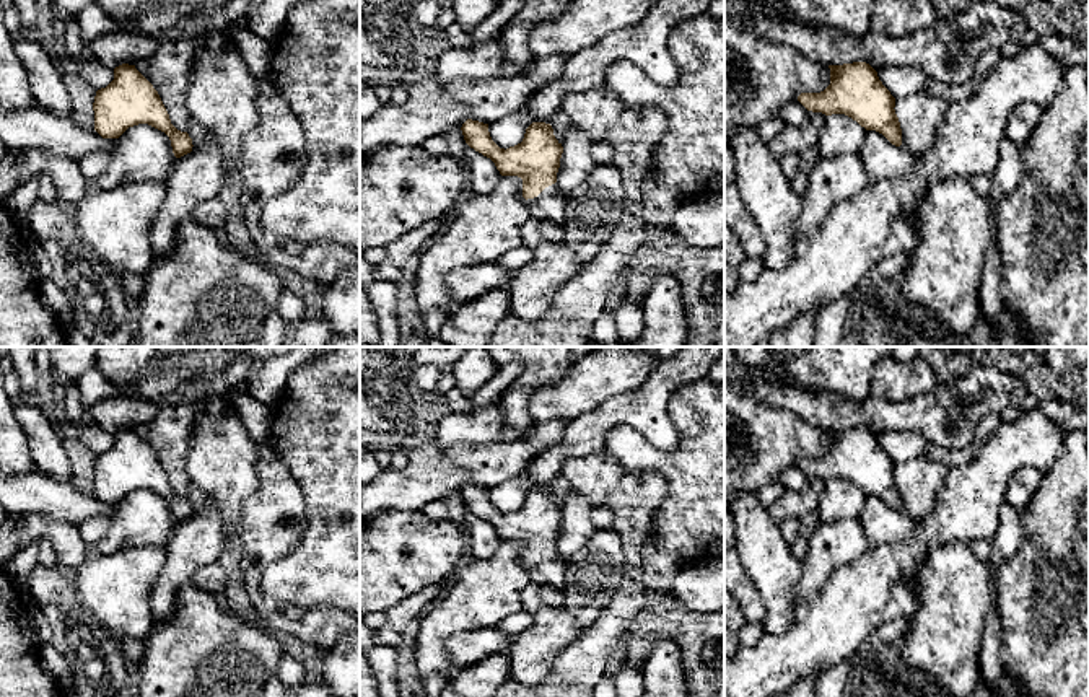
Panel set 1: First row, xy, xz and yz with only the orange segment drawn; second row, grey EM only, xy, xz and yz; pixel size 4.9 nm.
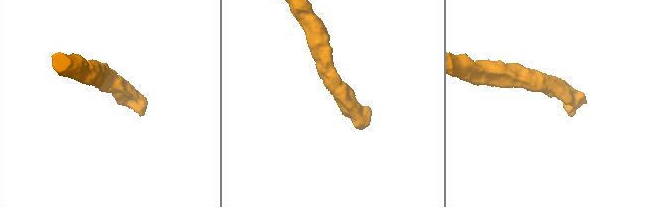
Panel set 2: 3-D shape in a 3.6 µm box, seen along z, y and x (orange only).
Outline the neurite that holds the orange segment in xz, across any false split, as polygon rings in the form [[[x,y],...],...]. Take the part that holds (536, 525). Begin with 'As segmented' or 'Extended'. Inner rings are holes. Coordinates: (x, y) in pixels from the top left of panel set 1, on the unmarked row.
Extended. [[[467,484],[461,495],[466,508],[490,523],[501,541],[523,544],[523,562],[531,581],[563,590],[566,560],[555,549],[563,511],[550,489],[532,487],[523,506],[506,515],[492,505],[488,489]]]

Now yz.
As segmented. [[[866,427],[829,430],[830,449],[820,458],[801,458],[798,466],[812,477],[845,479],[866,495],[882,498],[892,510],[902,510],[895,462]]]

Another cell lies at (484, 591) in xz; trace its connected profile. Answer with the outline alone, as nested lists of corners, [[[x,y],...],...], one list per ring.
[[[501,541],[498,549],[487,559],[467,557],[453,576],[453,583],[435,601],[433,609],[420,620],[415,637],[415,663],[422,679],[430,674],[456,676],[457,668],[451,660],[446,642],[457,632],[488,630],[505,617],[523,611],[521,593],[531,583],[523,562],[523,544]]]

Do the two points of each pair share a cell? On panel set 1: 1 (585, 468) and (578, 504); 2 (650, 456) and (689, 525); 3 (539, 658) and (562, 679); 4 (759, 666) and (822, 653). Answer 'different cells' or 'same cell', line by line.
1: different cells
2: same cell
3: different cells
4: same cell

